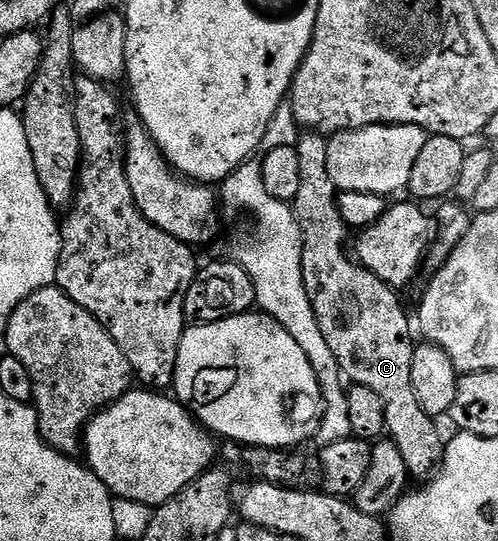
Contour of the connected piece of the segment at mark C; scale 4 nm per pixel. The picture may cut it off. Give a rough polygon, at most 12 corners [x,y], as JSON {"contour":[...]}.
{"contour":[[328,138],[295,146],[302,275],[349,383],[386,408],[413,479],[445,435],[410,380],[416,346],[395,289],[344,245]]}

